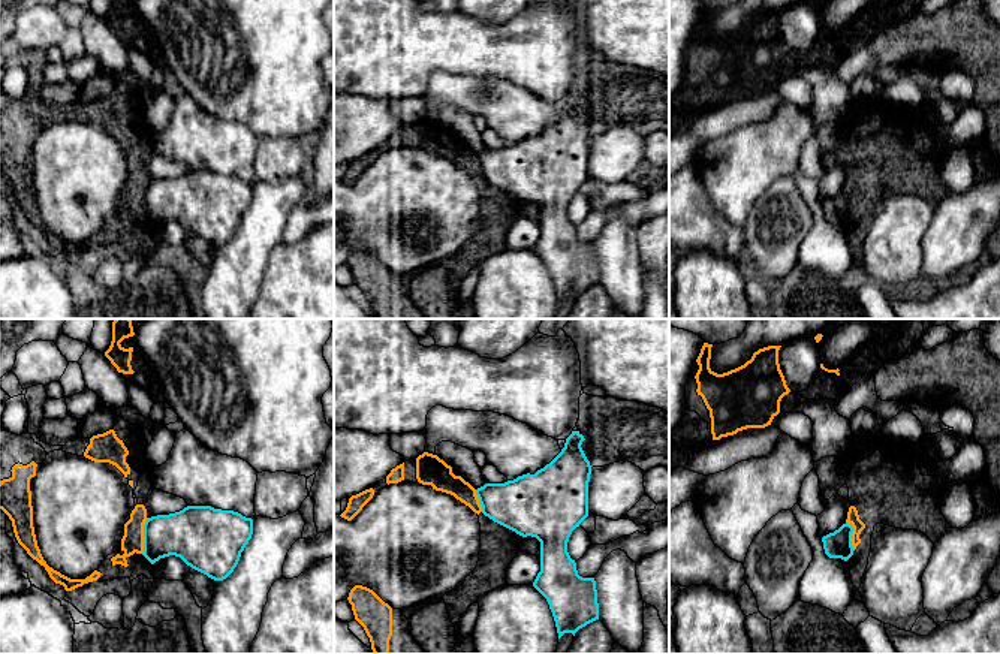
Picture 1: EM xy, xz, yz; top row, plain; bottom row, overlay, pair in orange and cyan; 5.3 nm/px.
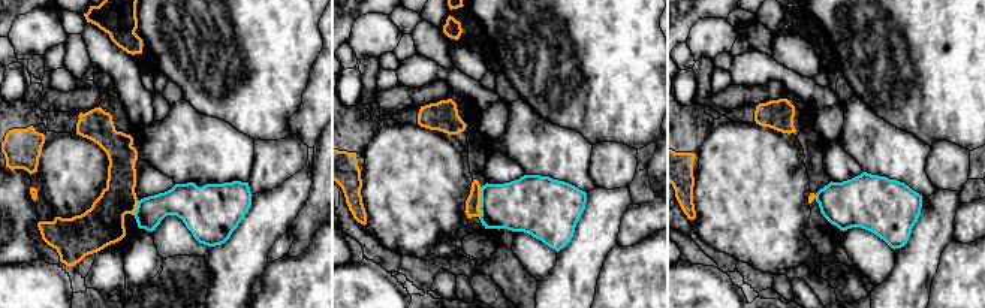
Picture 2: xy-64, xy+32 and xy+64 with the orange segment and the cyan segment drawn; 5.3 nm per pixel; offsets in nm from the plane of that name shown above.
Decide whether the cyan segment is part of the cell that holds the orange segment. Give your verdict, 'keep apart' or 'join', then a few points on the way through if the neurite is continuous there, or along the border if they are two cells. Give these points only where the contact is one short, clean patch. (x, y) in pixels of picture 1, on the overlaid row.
keep apart; border along xy (147, 518), (141, 552)

